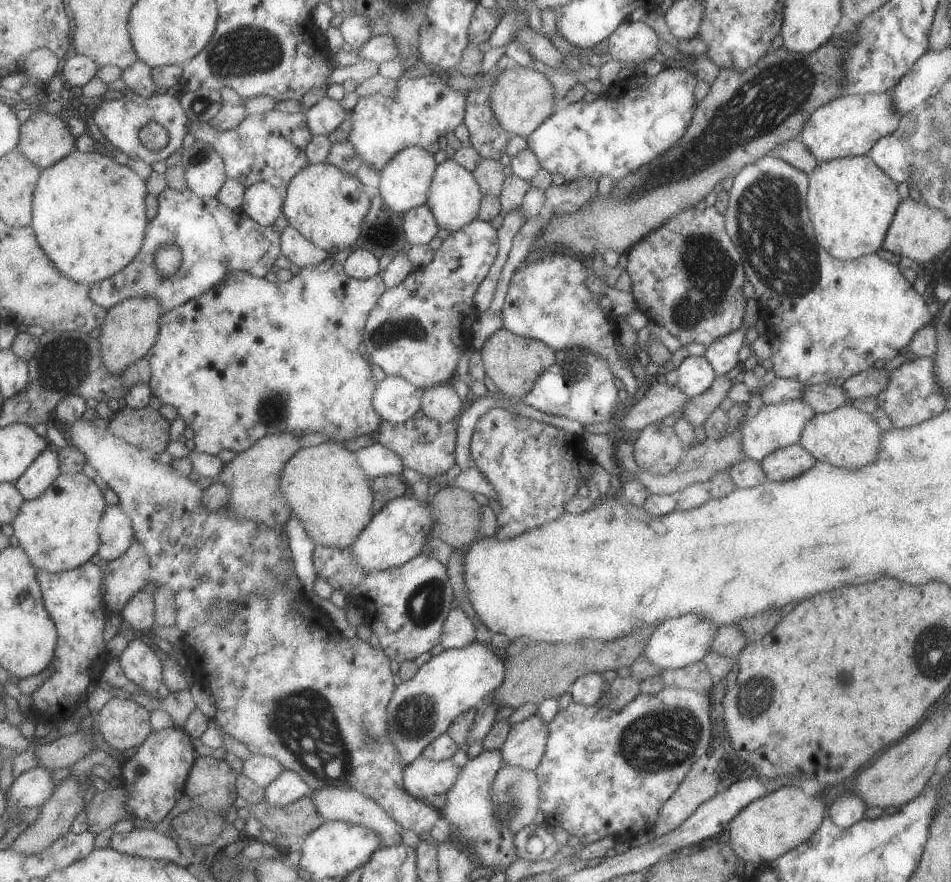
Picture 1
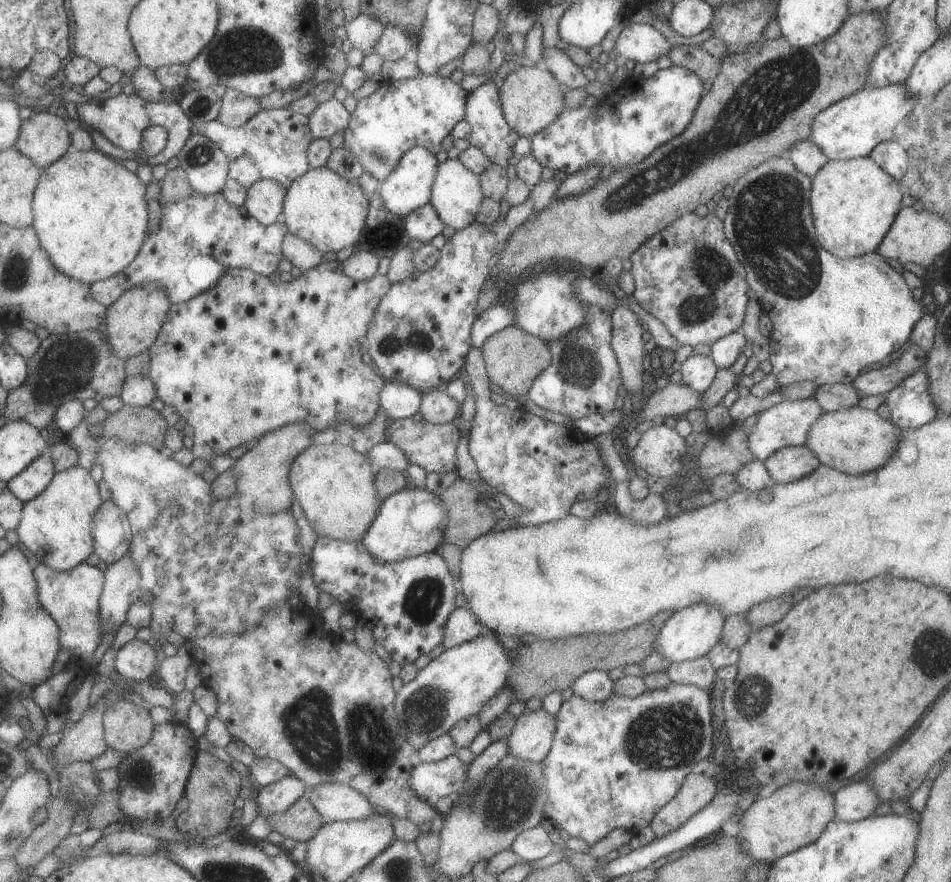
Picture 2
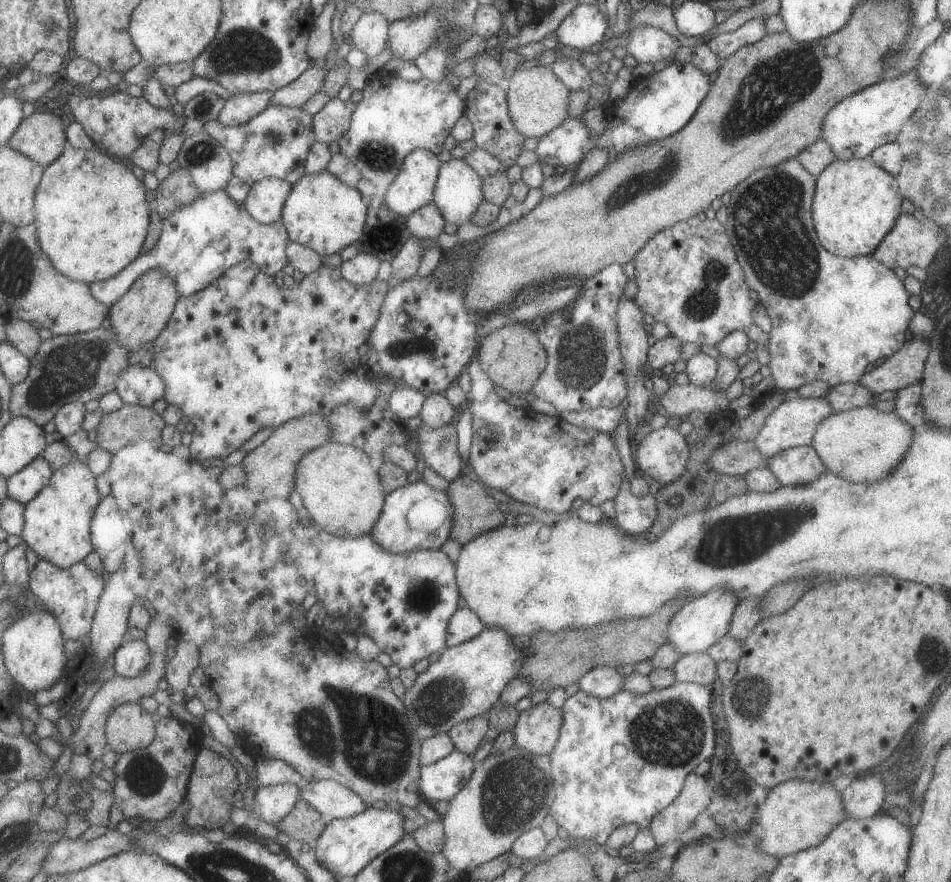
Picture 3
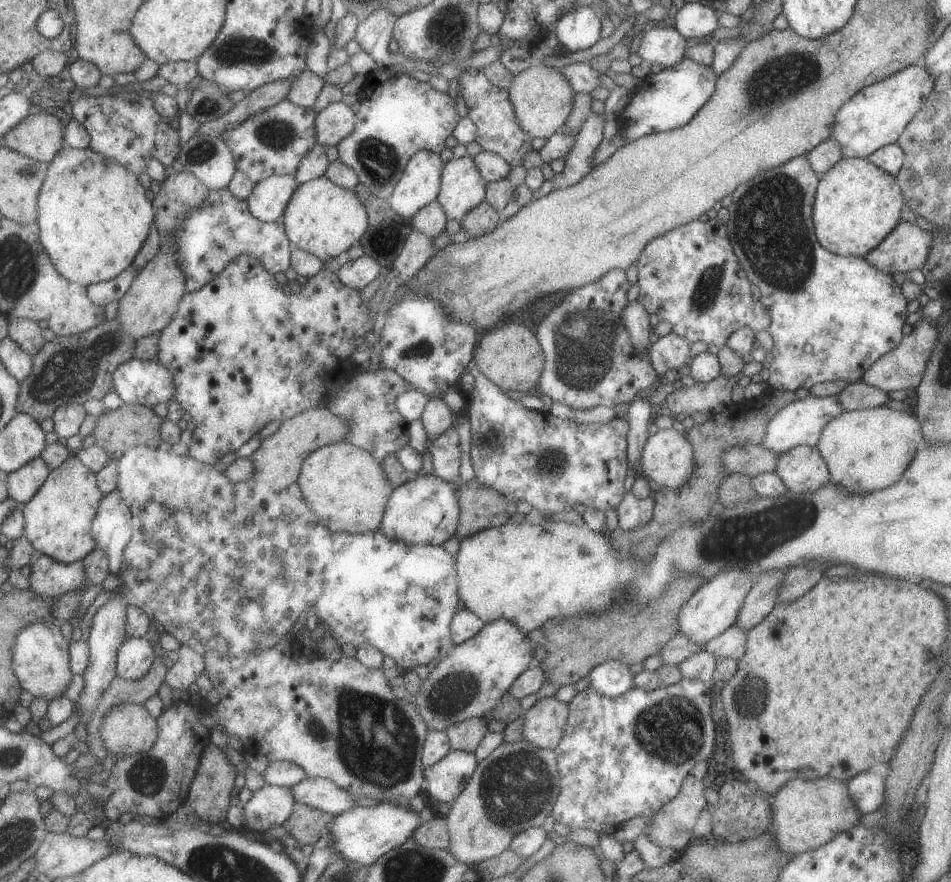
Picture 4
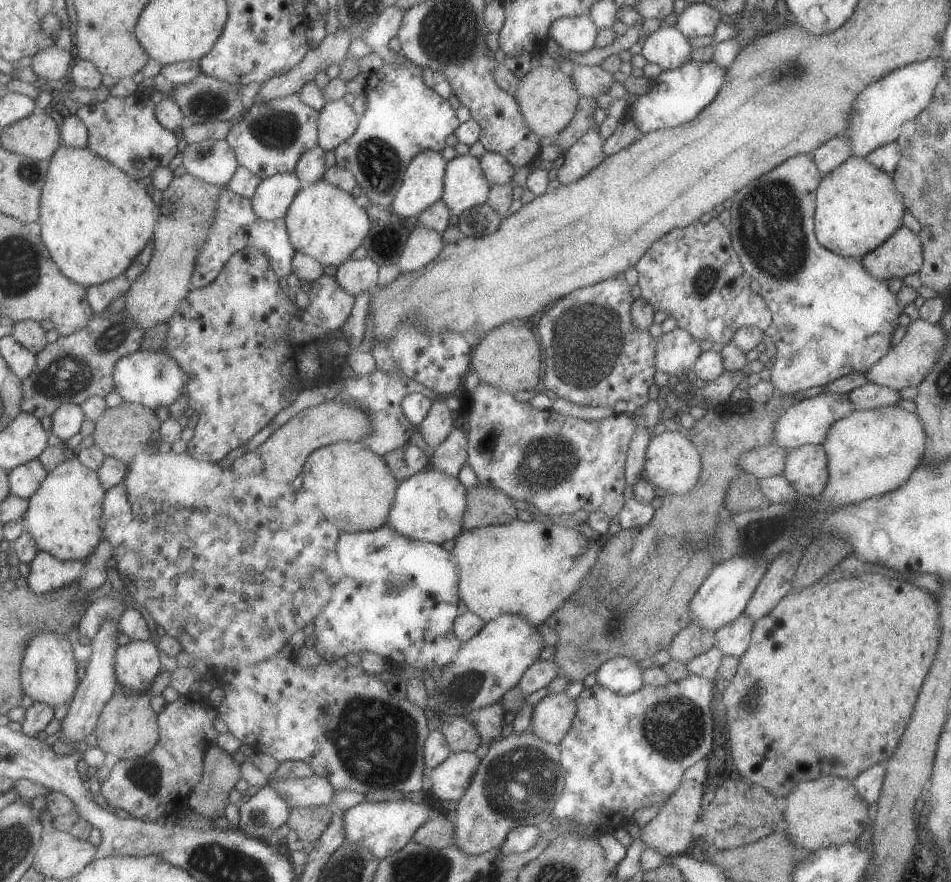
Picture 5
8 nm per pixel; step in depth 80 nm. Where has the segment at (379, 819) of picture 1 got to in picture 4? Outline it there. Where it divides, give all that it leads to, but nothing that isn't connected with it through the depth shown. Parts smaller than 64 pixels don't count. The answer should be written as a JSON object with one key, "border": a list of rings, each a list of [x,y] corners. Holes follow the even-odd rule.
{"border":[[[307,777],[296,785],[289,787],[297,803],[306,804],[332,815],[340,815],[356,804],[349,791],[337,786],[325,777]]]}

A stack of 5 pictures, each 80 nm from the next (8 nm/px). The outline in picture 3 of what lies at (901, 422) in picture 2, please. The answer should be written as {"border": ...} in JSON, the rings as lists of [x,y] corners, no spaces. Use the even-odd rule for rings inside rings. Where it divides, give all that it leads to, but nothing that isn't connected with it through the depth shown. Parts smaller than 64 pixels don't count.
{"border":[[[919,383],[910,384],[905,388],[897,391],[896,397],[893,399],[895,406],[893,412],[904,423],[910,424],[914,430],[922,428],[923,415],[921,400],[921,385]]]}

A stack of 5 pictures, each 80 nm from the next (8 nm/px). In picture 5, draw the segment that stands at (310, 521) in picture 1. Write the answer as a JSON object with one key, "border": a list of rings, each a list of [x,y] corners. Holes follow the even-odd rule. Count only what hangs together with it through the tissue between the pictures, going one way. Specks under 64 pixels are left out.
{"border":[[[339,441],[318,448],[306,462],[304,488],[314,492],[329,520],[343,533],[376,531],[388,524],[400,480],[381,456],[363,441]]]}

